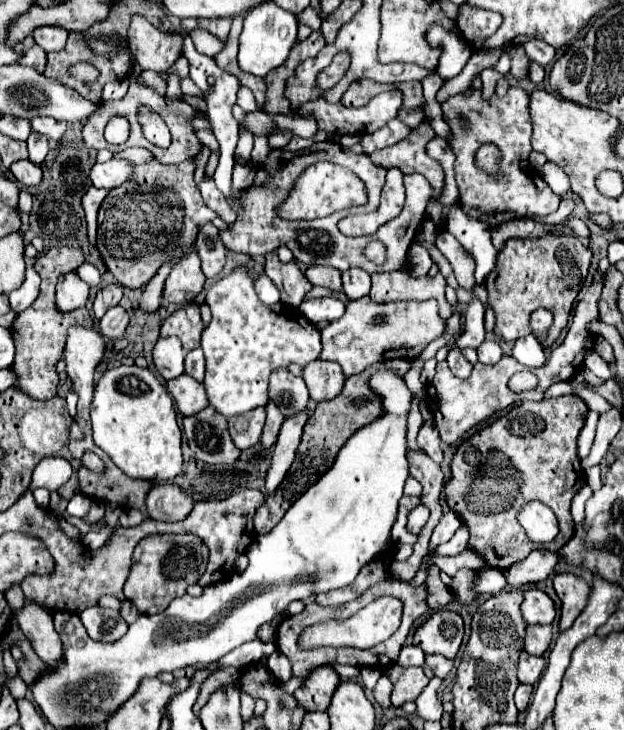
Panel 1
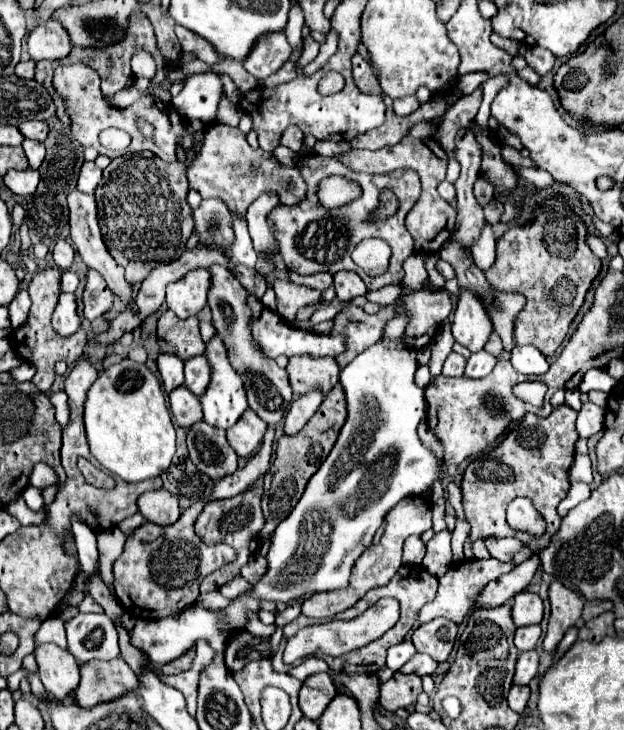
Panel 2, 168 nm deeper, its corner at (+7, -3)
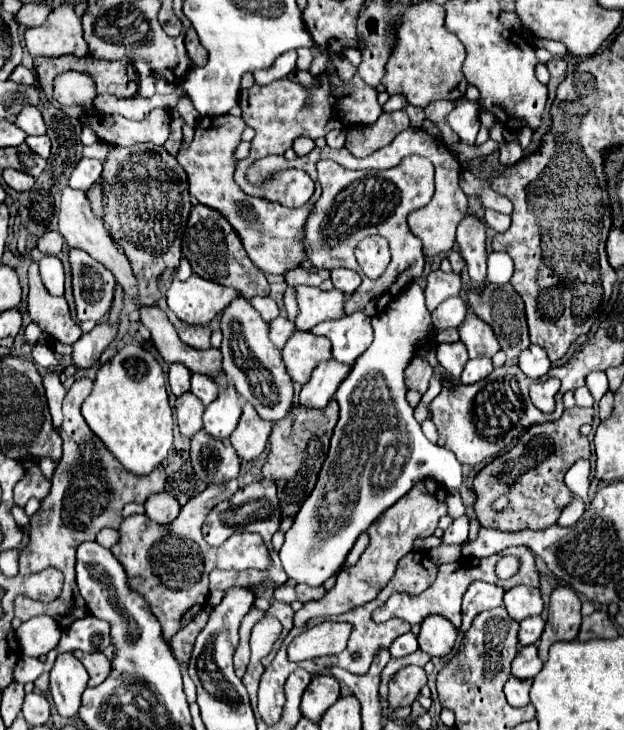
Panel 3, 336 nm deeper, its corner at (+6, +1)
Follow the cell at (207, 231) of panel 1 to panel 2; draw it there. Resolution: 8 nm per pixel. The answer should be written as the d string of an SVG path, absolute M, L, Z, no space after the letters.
M211 264L209 272L211 272L211 288L207 294L207 302L213 312L213 326L217 328L219 336L223 336L223 342L227 344L227 354L231 356L231 364L235 364L235 370L243 376L243 382L247 384L249 406L267 424L277 424L283 420L293 400L287 372L279 368L275 360L267 360L265 356L259 356L259 352L255 352L255 344L251 344L251 334L247 332L247 316L251 316L251 312L245 302L247 298L245 288L227 272L225 266Z

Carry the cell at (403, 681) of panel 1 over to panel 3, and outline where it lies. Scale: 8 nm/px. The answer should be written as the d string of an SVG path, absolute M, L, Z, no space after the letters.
M406 666L402 670L398 670L388 688L388 704L390 708L400 708L400 706L412 706L412 702L418 698L422 686L426 684L426 672L420 666Z

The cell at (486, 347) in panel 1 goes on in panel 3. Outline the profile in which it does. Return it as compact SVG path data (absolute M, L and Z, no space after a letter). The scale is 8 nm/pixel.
M480 358L480 360L468 360L468 364L462 370L462 384L474 384L478 380L484 380L492 372L492 360Z

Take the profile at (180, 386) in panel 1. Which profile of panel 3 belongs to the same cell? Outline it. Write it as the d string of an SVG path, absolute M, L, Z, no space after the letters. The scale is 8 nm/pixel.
M186 392L176 400L176 420L180 434L186 438L192 438L200 428L202 428L202 414L204 414L204 404L192 396L192 392Z

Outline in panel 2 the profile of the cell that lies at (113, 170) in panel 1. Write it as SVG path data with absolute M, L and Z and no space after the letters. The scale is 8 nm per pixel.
M85 162L81 168L81 174L79 174L79 180L77 180L77 190L85 192L85 194L93 194L97 184L101 182L101 178L103 178L103 170L99 170L95 166L95 162Z

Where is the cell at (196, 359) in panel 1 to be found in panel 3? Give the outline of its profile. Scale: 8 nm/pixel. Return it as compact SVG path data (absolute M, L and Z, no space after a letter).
M192 374L192 390L190 392L194 396L198 396L204 406L208 406L210 402L214 402L218 398L220 388L216 388L216 384L212 384L212 380L208 380L208 376Z

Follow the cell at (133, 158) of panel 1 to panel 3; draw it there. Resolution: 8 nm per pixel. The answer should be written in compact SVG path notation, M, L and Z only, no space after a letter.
M96 143L92 146L85 146L83 149L83 156L96 158L104 161L108 155L109 146L104 143Z

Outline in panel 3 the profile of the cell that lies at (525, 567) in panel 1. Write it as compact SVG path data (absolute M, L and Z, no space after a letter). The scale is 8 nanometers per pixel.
M472 582L468 592L464 594L462 626L458 630L466 632L470 628L470 624L472 624L472 620L482 610L492 610L496 606L502 606L502 596L504 596L504 590L500 586L486 584L486 582Z

